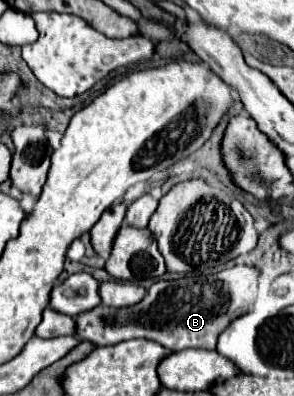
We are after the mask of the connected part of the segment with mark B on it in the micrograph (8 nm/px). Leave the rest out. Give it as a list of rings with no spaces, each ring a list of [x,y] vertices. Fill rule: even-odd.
[[[235,265],[207,277],[181,277],[173,281],[159,279],[147,291],[135,281],[103,281],[99,285],[103,305],[77,315],[75,333],[93,345],[117,345],[129,339],[149,339],[169,351],[183,351],[189,347],[215,349],[227,323],[245,315],[255,303],[257,279],[257,267]]]

